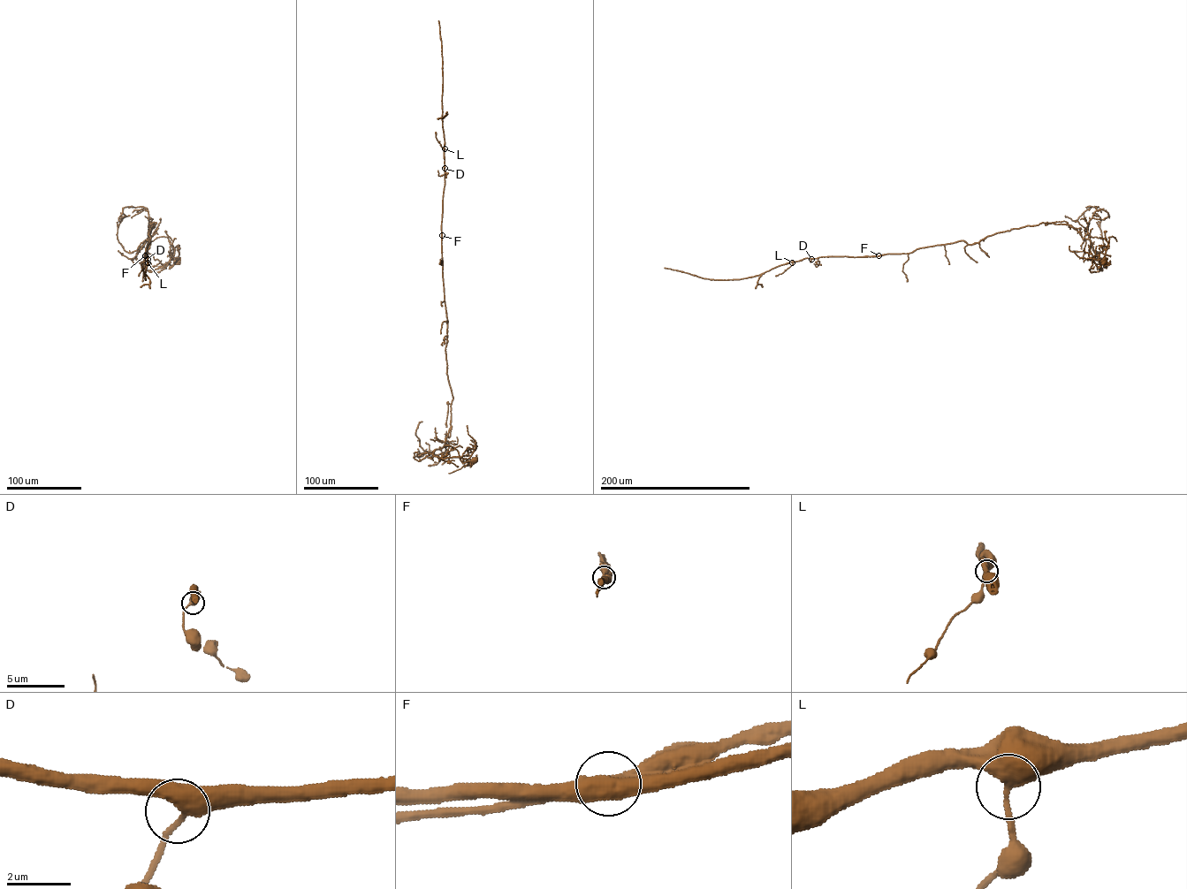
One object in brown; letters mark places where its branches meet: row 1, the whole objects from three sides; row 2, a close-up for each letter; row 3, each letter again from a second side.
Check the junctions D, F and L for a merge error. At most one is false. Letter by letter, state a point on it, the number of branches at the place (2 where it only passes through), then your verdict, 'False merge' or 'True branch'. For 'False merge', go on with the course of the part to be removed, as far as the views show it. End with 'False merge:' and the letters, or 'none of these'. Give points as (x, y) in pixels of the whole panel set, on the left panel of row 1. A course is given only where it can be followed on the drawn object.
D: Place: (148, 259). Branches: 3. True branch
F: Place: (145, 255). Branches: 2. False merge
L: Place: (148, 262). Branches: 2. True branch
False merge: F

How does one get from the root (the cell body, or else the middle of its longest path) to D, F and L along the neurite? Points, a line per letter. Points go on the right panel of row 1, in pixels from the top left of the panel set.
D: (1103, 262), (1090, 260), (1090, 240), (1071, 225), (1047, 223), (970, 244), (811, 259)
F: (1103, 262), (1090, 260), (1090, 240), (1071, 225), (1047, 223), (971, 244), (960, 240), (878, 255)
L: (1103, 262), (1090, 260), (1090, 240), (1071, 225), (1042, 223), (970, 244), (792, 262)

